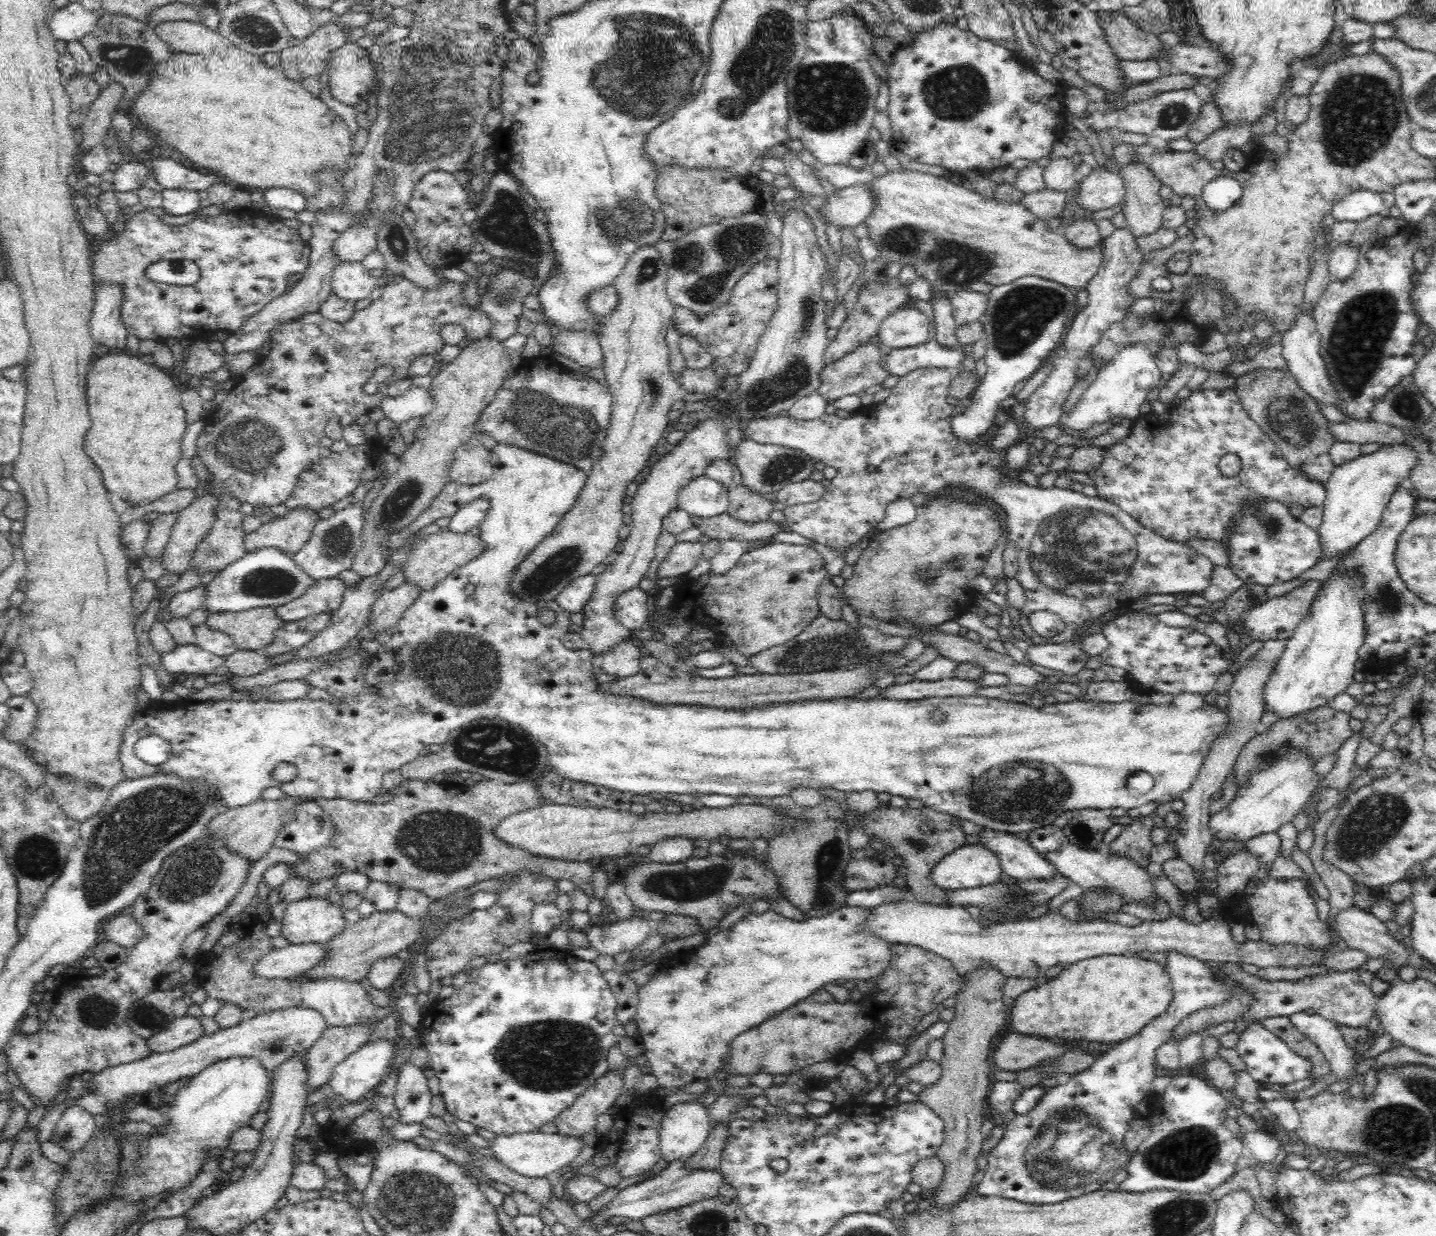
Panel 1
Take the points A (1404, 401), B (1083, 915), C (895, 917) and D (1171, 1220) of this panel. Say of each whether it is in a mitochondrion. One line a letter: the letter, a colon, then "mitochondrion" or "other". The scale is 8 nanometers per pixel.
A: mitochondrion
B: other
C: other
D: mitochondrion

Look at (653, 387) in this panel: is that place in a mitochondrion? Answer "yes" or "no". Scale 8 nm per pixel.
yes

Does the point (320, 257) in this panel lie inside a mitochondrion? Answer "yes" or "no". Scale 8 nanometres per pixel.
no

